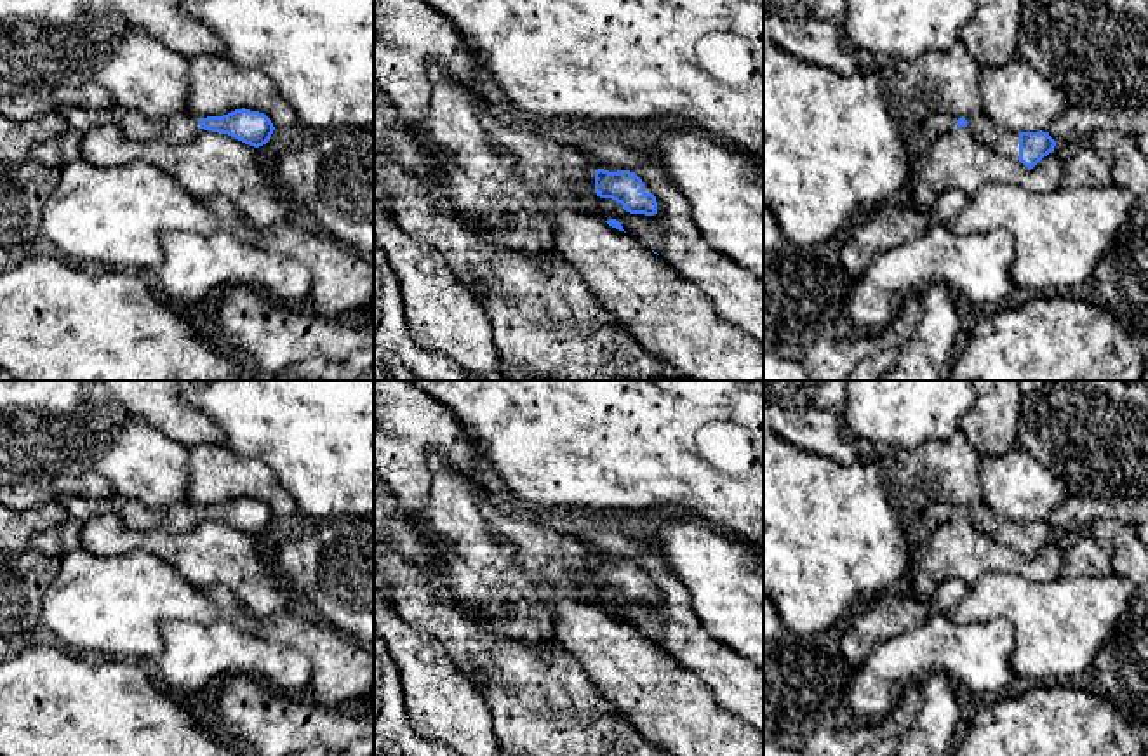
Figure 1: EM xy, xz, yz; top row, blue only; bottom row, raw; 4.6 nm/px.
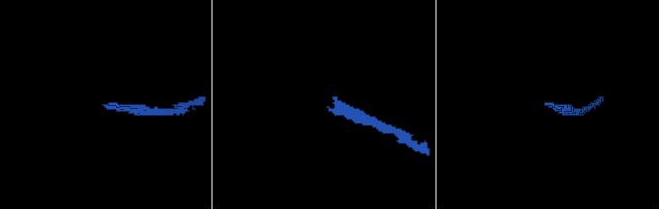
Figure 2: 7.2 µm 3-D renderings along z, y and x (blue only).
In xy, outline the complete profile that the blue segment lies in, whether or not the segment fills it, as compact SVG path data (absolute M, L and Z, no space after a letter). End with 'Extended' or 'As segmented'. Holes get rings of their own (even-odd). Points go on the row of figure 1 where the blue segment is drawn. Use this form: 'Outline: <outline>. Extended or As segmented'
Outline: M245 108L223 116L202 118L198 125L204 130L228 134L254 148L266 144L275 130L271 120L264 113Z. As segmented

